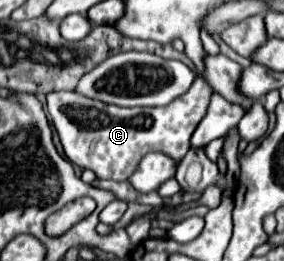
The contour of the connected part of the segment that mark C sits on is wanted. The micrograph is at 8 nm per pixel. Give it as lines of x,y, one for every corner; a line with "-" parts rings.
196,77
190,91
174,99
166,107
114,107
74,91
52,91
48,93
48,113
52,117
54,129
64,147
64,155
82,169
90,169
98,179
112,179
116,183
116,197
146,207
160,206
163,198
156,191
143,194
136,191
128,179
136,171
138,163
146,153
164,151
172,159
182,161
190,149
190,137
196,125
206,115
206,107
212,95
210,83

